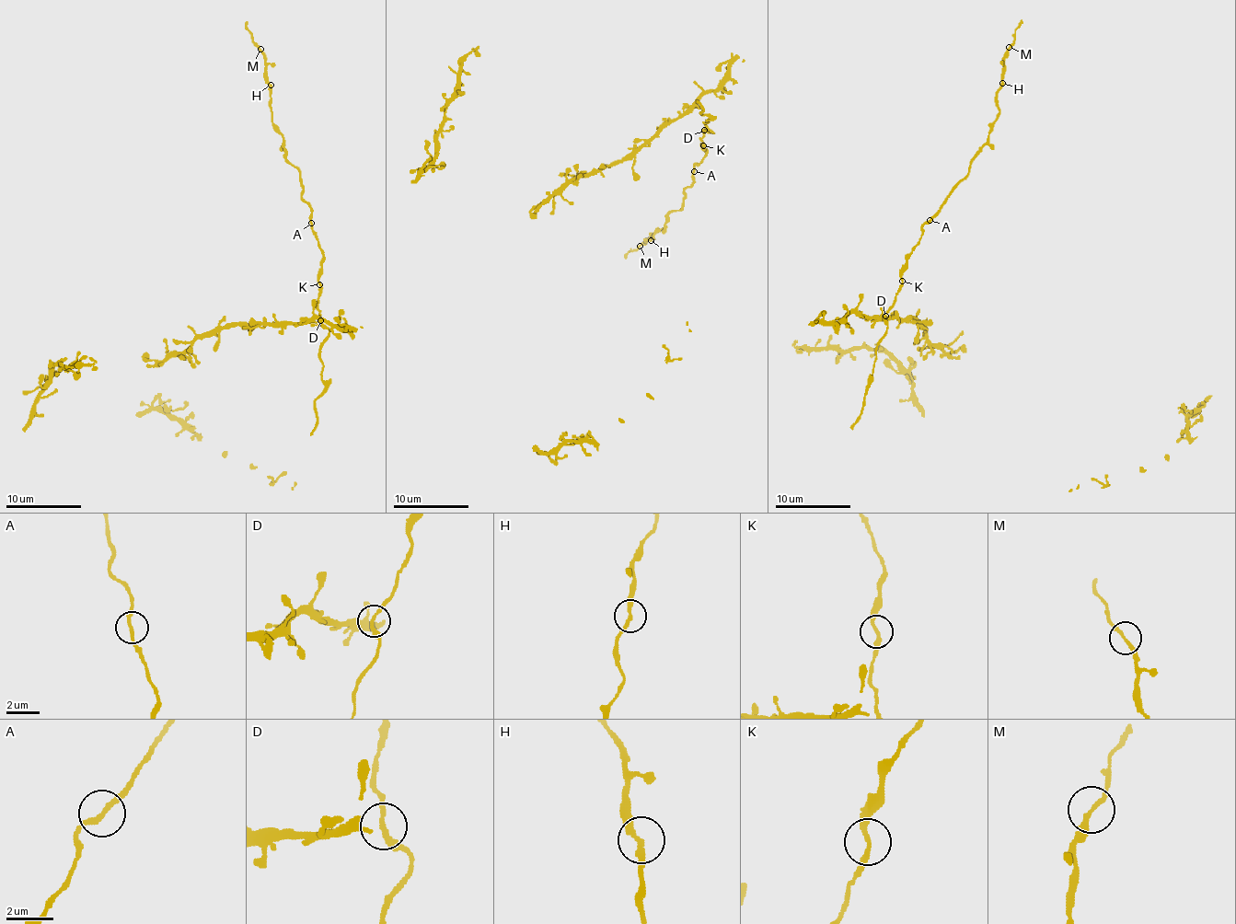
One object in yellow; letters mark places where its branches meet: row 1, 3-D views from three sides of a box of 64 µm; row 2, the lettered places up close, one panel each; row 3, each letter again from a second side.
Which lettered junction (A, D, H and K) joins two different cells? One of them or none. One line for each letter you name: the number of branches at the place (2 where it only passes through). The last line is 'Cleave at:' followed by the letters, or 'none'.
Cleave at: none

